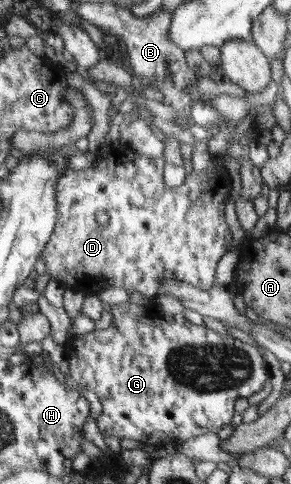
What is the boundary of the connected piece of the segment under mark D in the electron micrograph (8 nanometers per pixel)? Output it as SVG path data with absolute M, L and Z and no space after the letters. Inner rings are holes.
M247 128L241 138L229 139L227 154L213 156L209 170L197 170L187 176L184 185L169 186L165 182L165 160L162 157L149 157L120 142L101 147L95 153L96 159L87 170L69 170L56 181L57 222L51 240L41 253L46 273L50 280L57 280L69 289L77 289L85 297L98 295L109 286L125 288L127 292L139 292L154 299L159 295L161 278L177 278L199 290L211 290L217 286L217 262L223 254L236 247L241 233L233 218L233 202L253 200L263 190L259 168L249 154L249 144L259 138L259 130ZM233 158L239 162L241 186L233 178ZM97 212L105 212L109 221L105 226L97 222Z

